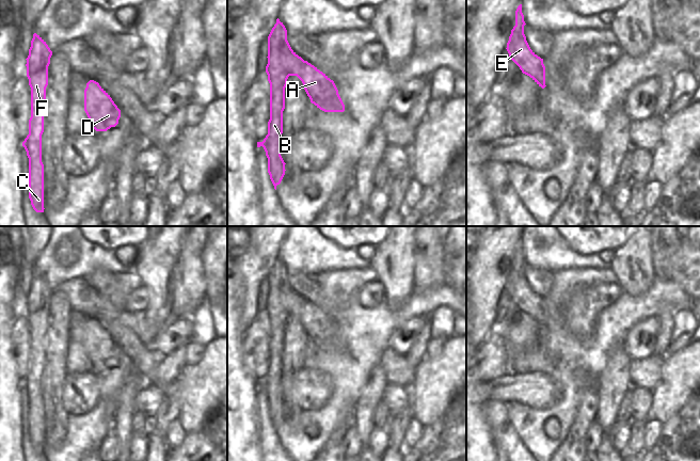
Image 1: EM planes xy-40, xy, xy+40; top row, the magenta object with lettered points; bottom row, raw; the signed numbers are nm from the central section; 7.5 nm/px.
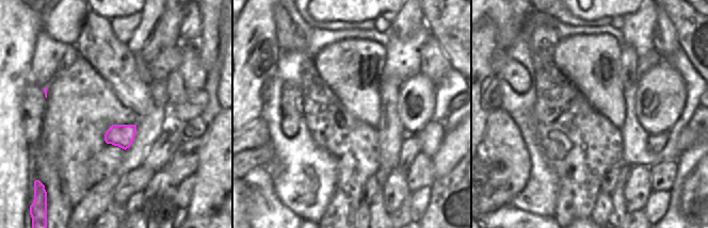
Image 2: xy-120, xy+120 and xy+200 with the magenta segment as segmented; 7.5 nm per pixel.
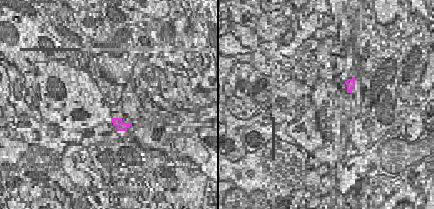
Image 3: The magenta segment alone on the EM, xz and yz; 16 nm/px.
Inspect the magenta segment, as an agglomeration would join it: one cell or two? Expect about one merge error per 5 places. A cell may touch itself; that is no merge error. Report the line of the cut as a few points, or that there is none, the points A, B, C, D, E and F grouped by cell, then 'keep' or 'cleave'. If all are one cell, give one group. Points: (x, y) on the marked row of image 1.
xy+40 (542, 61), (521, 59), (516, 64) | A D / B C E F | cleave

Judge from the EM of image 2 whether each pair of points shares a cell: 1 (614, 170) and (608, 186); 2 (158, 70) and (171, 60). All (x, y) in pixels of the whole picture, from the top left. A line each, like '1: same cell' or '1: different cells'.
1: same cell
2: same cell

